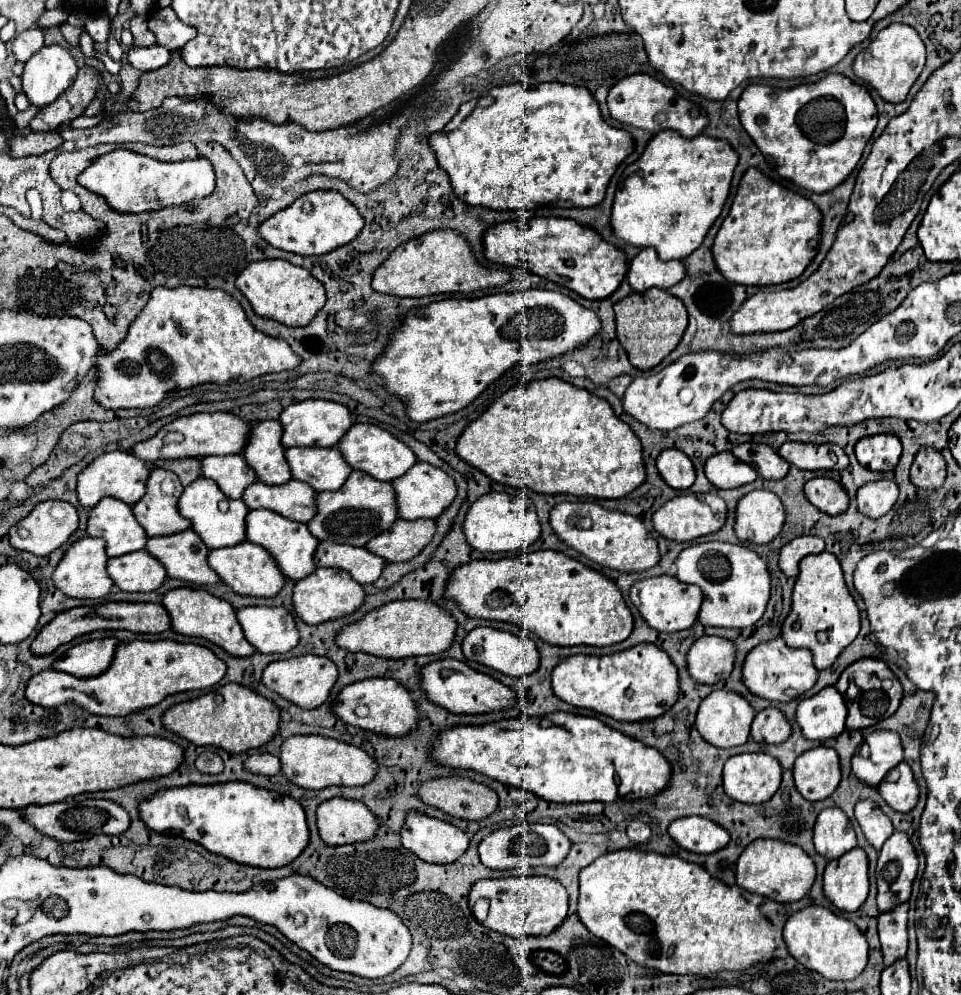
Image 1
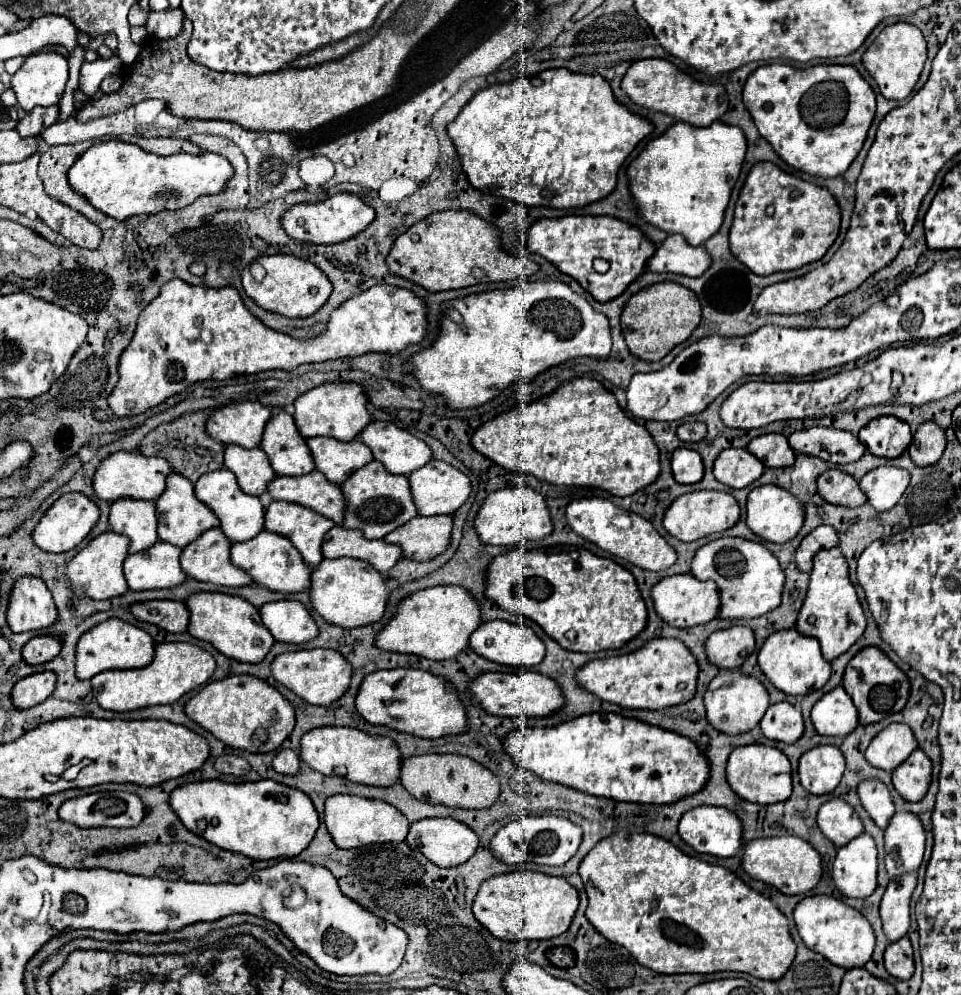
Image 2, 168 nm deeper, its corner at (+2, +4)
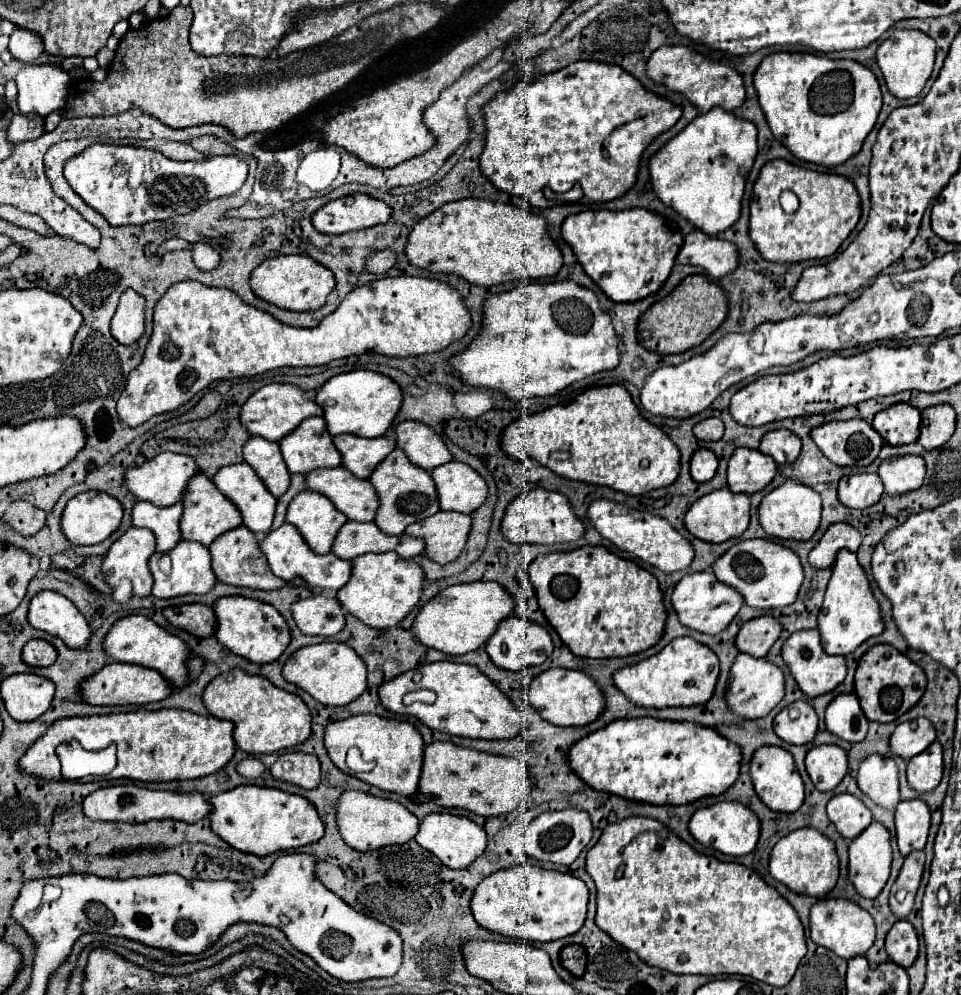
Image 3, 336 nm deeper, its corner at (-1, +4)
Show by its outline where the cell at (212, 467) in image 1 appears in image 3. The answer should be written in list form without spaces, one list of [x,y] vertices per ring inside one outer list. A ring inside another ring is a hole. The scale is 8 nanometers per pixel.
[[[250,437],[242,449],[242,457],[274,497],[280,497],[288,489],[290,473],[280,455],[278,443]]]

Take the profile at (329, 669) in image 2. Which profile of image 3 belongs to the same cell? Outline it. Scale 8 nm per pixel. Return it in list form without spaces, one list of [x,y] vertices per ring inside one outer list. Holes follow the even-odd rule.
[[[318,643],[294,651],[288,657],[282,675],[288,683],[304,689],[322,705],[348,705],[350,701],[358,699],[368,687],[364,661],[356,655],[352,647],[344,643]]]

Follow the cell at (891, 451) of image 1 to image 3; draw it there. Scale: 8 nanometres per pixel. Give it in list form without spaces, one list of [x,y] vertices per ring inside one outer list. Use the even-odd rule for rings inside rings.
[[[906,403],[892,405],[880,411],[872,421],[874,431],[892,447],[904,447],[918,439],[920,431],[920,411],[908,407]]]

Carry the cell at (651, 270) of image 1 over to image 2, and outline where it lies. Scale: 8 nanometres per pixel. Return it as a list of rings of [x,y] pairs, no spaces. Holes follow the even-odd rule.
[[[669,235],[649,259],[649,271],[679,273],[687,277],[703,275],[709,269],[709,253],[705,247],[689,247],[681,235]]]

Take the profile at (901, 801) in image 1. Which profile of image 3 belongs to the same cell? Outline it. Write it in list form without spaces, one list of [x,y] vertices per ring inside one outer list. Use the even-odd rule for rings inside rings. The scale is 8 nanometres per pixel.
[[[938,741],[908,761],[906,777],[908,785],[918,793],[938,787],[942,779],[942,747]]]

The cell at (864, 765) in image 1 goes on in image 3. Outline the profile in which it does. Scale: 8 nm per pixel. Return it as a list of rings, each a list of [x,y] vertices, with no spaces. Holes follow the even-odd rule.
[[[920,717],[914,721],[904,721],[890,735],[890,753],[908,761],[924,751],[934,739],[936,731],[928,719]]]

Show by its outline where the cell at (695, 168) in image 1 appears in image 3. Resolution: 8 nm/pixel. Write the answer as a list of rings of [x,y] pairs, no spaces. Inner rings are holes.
[[[714,107],[690,121],[688,127],[650,157],[648,169],[654,193],[696,229],[706,235],[718,235],[740,217],[740,201],[756,151],[754,123]]]

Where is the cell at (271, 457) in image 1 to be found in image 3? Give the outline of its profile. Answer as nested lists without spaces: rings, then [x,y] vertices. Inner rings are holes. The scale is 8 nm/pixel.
[[[322,417],[304,419],[292,433],[282,437],[280,451],[290,473],[302,473],[320,467],[338,467],[340,457],[332,447],[332,437],[326,435]]]

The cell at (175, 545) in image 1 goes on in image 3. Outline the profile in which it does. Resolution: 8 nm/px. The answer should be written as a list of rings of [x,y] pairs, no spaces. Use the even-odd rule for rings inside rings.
[[[244,525],[234,527],[234,529],[222,533],[220,537],[216,537],[208,545],[208,551],[210,551],[210,557],[212,557],[212,571],[214,571],[214,575],[220,583],[238,585],[238,587],[252,587],[252,589],[264,589],[264,591],[284,587],[282,579],[272,575],[270,567],[266,565],[264,555],[260,555],[258,539]]]

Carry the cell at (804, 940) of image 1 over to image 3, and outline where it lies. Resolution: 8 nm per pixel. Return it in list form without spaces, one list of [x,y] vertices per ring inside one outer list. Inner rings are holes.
[[[820,899],[810,909],[810,939],[816,945],[834,951],[842,959],[866,955],[866,951],[874,943],[874,935],[876,935],[874,919],[868,915],[868,911],[864,911],[860,905],[848,899]]]

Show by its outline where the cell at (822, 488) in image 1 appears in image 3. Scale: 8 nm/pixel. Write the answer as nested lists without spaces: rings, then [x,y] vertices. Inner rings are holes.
[[[856,473],[844,475],[838,481],[838,499],[846,507],[866,509],[880,501],[884,487],[876,473]]]

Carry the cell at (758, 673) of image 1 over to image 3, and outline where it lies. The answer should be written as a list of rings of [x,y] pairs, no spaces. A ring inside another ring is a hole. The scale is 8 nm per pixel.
[[[816,629],[792,633],[782,645],[782,659],[784,659],[786,667],[790,669],[790,675],[794,677],[794,681],[798,683],[798,687],[804,691],[804,695],[808,699],[814,699],[818,695],[824,695],[824,693],[832,691],[846,677],[846,661],[844,661],[844,657],[824,655],[824,649],[820,647],[820,635],[818,635]]]

